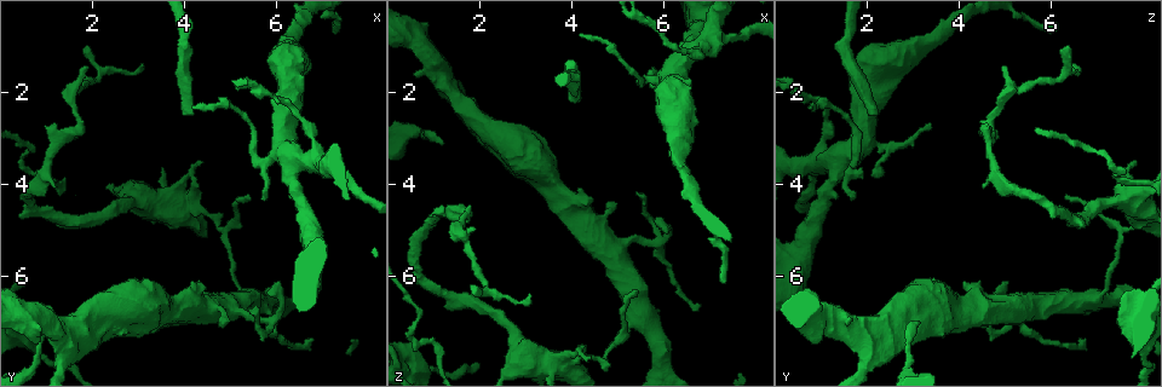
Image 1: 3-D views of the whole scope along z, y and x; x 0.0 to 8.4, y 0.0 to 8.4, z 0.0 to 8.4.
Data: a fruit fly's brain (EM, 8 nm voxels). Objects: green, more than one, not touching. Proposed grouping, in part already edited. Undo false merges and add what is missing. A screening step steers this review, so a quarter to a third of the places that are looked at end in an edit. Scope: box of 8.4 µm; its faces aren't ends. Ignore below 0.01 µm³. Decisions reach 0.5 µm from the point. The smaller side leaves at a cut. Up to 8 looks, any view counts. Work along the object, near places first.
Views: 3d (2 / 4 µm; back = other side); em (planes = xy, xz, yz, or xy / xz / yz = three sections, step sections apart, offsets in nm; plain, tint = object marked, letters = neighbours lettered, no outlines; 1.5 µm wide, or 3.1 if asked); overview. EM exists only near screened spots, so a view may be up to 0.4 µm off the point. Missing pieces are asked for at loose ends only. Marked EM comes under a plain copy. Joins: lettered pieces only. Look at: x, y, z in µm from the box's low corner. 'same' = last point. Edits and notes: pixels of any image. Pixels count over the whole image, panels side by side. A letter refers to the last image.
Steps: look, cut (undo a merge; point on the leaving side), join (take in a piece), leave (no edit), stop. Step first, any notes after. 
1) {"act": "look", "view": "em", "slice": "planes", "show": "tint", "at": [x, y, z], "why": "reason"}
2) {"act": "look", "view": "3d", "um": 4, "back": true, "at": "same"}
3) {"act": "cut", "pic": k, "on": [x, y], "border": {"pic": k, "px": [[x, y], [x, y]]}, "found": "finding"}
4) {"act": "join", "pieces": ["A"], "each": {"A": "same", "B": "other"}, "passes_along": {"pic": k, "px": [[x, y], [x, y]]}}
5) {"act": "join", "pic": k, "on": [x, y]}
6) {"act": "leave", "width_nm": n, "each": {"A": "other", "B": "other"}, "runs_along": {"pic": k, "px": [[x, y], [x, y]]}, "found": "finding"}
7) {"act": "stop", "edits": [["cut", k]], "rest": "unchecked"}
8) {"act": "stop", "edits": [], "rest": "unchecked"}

{"act": "look", "view": "em", "slice": "planes", "show": "tint", "at": [4.80, 7.05, 4.65], "why": "branch stops here"}

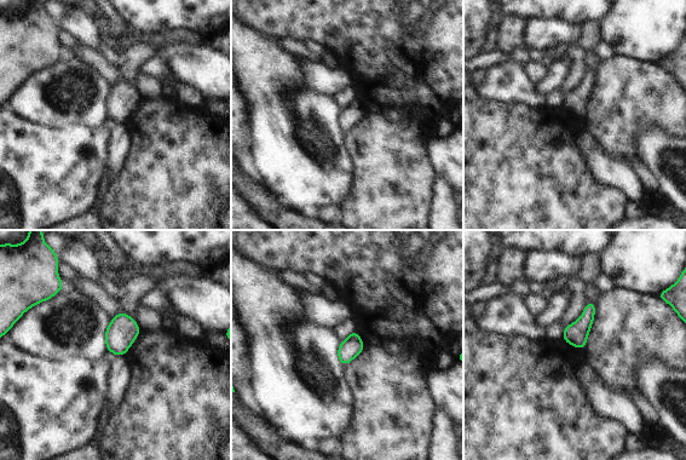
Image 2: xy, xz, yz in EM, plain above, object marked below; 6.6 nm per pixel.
{"act": "look", "view": "em", "slice": "planes", "show": "letters", "at": "same"}

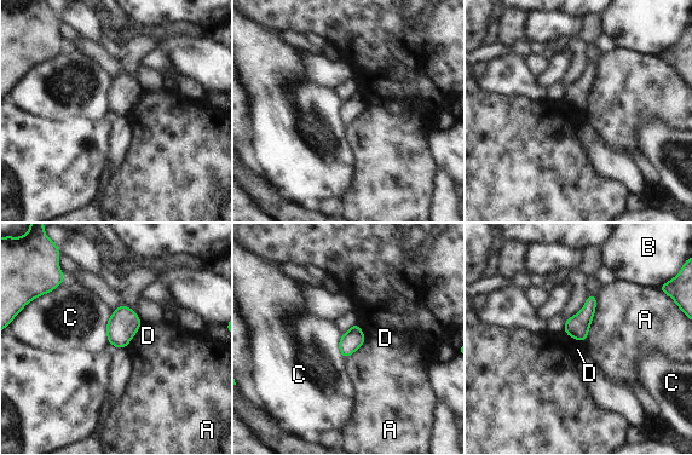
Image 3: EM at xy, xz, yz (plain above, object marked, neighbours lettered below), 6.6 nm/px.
{"act": "leave", "each": {"A": "other", "B": "other", "C": "other", "D": "other"}, "border": {"pic": 3, "px": [[658, 288], [682, 312]]}, "found": "no lettered piece goes on from it"}

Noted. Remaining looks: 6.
{"act": "look", "view": "em", "slice": "planes", "show": "letters", "at": [0.85, 7.40, 2.95], "why": "thick turns thin"}

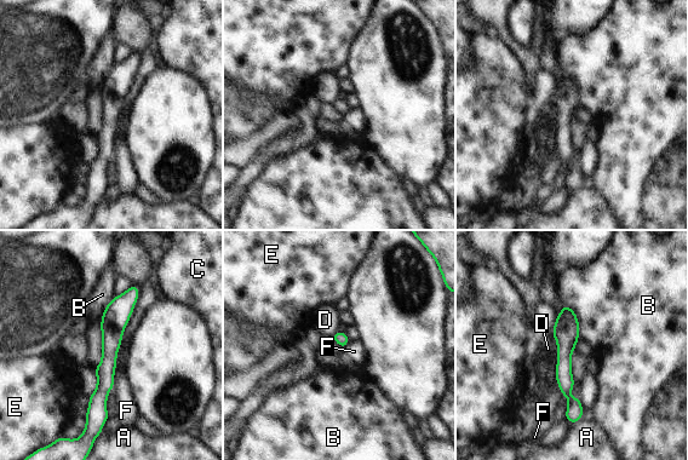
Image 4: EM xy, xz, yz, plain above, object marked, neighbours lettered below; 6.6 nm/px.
{"act": "leave", "each": {"A": "other", "B": "other", "C": "other", "D": "other", "E": "other", "F": "other"}, "border": {"pic": 4, "px": [[116, 368], [113, 389]]}, "found": "all the same neuron"}

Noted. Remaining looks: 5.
{"act": "look", "view": "3d", "um": 4, "at": [4.15, 2.50, 2.25], "why": "free end"}

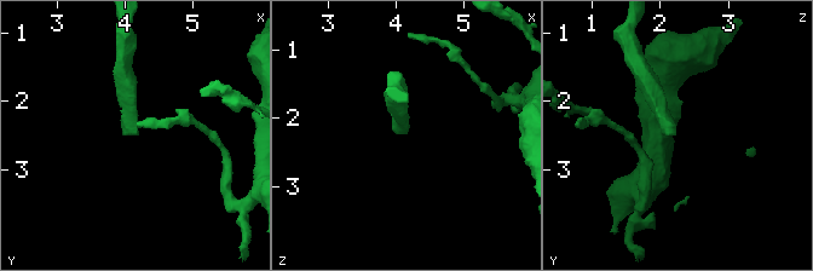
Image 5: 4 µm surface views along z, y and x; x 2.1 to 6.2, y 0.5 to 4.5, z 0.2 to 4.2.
{"act": "look", "view": "em", "slice": "planes", "show": "letters", "at": [4.10, 2.45, 2.25]}

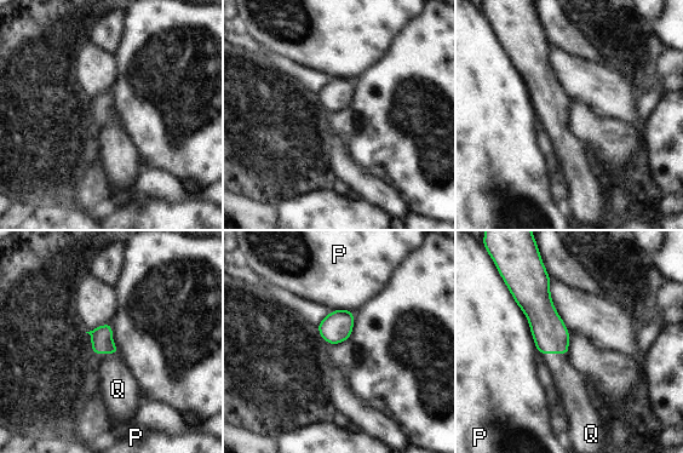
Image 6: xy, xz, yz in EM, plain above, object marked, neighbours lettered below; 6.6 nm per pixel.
{"act": "join", "pieces": ["Q"], "each": {"P": "other", "Q": "same"}, "found": "the neuron continues"}

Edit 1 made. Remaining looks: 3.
{"act": "stop", "edits": [["join", 6]], "rest": "unchecked"}

